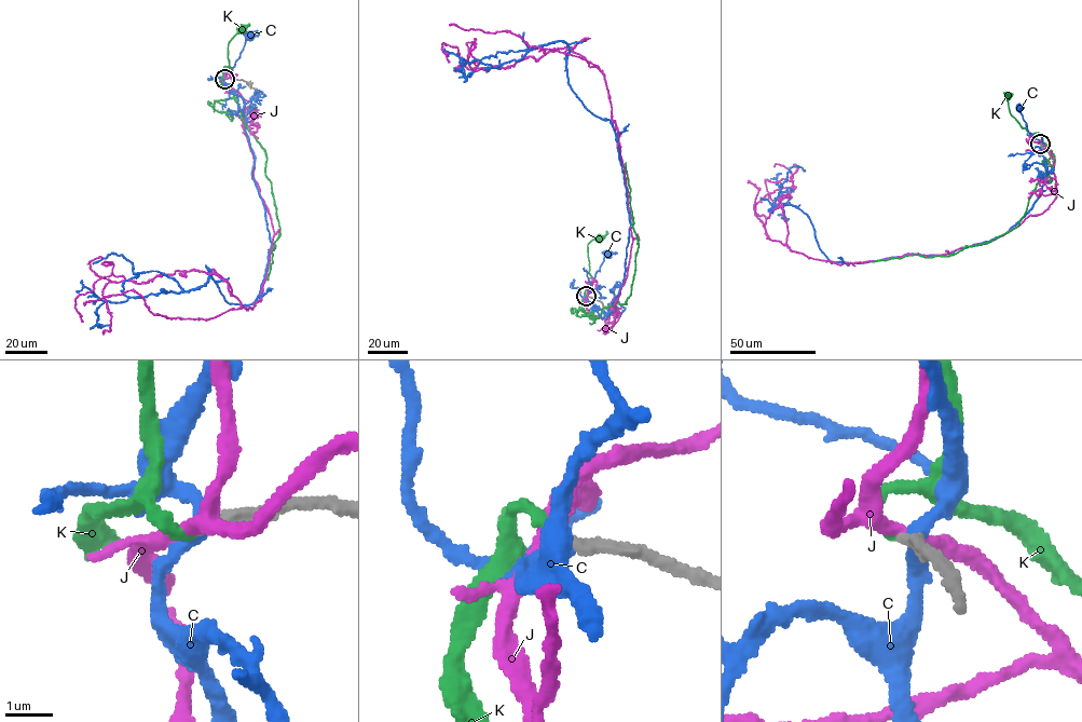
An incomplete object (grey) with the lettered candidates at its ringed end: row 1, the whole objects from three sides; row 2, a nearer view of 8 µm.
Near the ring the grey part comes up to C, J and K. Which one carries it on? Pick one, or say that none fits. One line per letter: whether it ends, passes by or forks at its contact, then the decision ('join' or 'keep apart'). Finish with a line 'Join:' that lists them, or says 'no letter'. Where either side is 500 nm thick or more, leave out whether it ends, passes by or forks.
C: it passes by; keep apart
J: it forks there; keep apart
K: it ends there; join
Join: K

